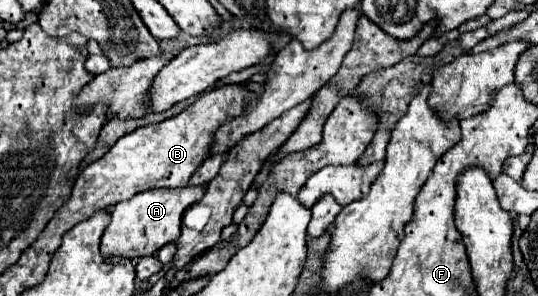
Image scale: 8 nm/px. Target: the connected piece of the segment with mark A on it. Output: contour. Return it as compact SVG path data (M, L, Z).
M187 185L177 189L149 189L137 193L127 201L119 201L111 207L111 223L101 239L101 253L121 255L127 259L139 259L143 255L157 253L163 245L179 239L181 217L187 207L197 203L205 195L205 185Z

